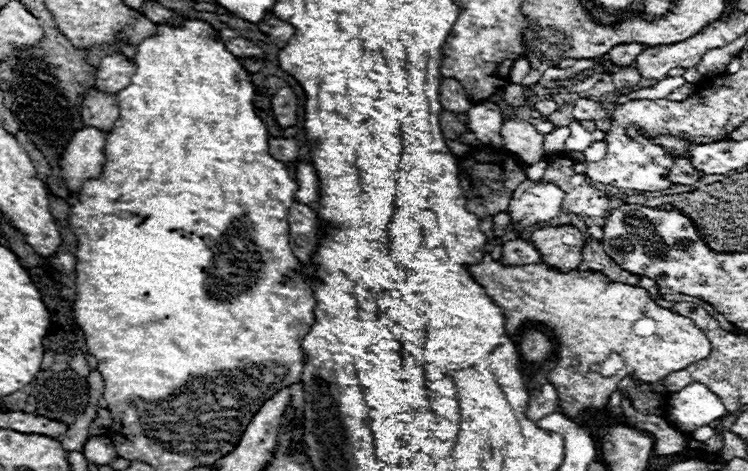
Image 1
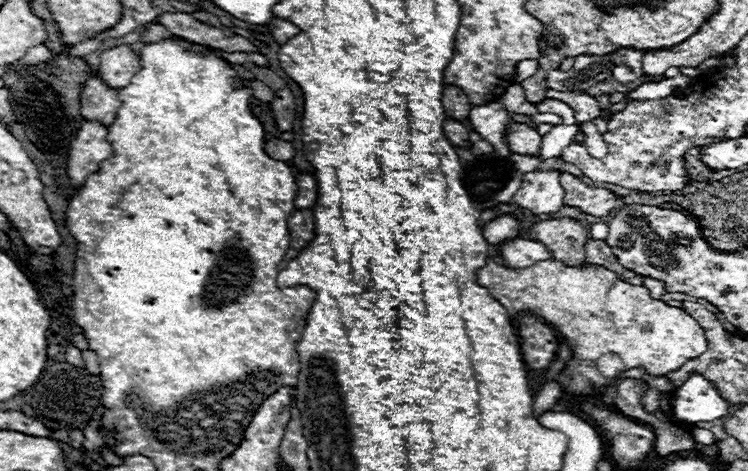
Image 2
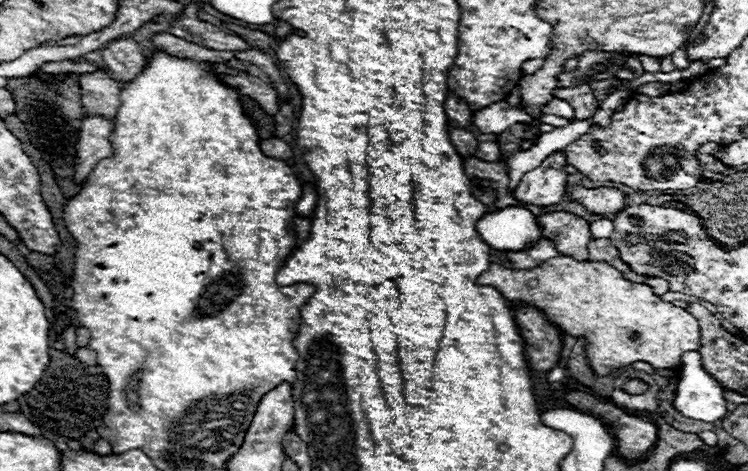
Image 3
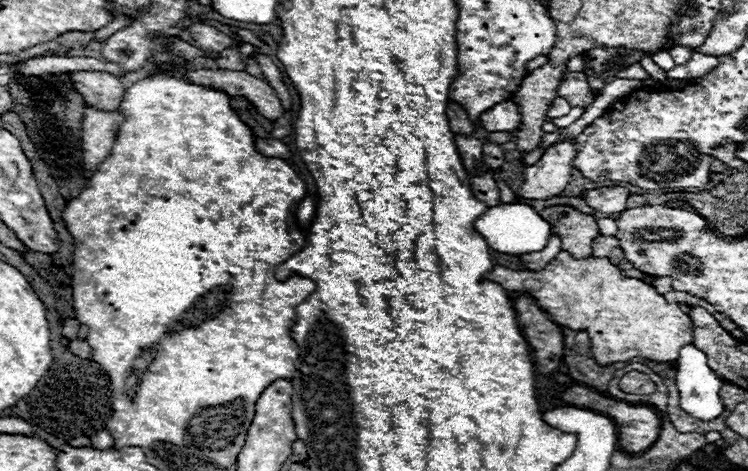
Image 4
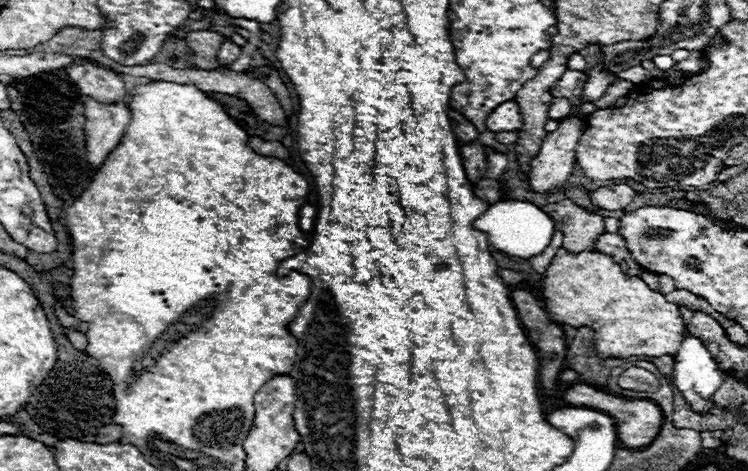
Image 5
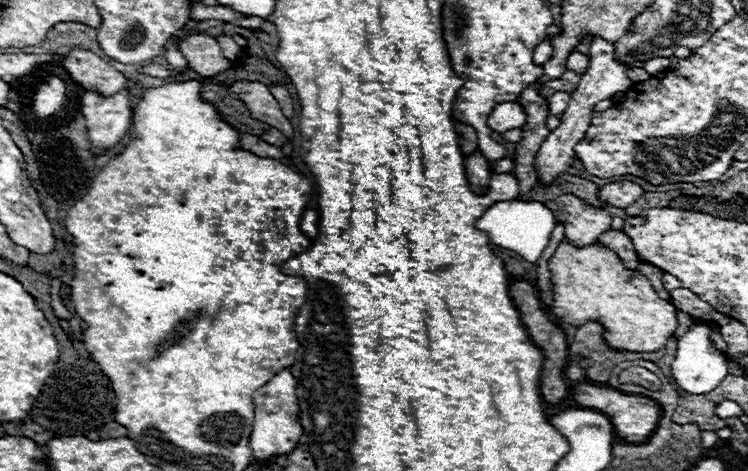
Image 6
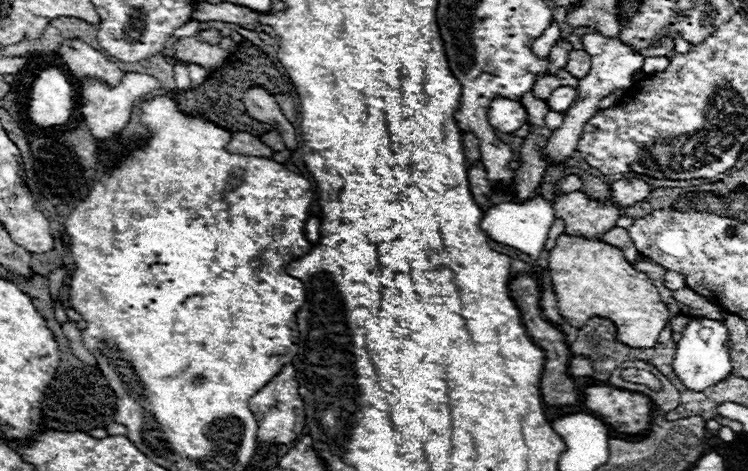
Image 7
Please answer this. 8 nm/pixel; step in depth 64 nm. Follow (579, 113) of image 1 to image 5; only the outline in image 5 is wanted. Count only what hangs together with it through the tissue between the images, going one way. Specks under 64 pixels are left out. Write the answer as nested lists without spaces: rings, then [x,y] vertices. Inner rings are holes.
[[[566,70],[564,76],[552,86],[552,96],[564,96],[568,98],[572,104],[576,104],[580,100],[580,94],[582,94],[582,84],[586,80],[586,74],[584,72],[578,72],[578,70]]]

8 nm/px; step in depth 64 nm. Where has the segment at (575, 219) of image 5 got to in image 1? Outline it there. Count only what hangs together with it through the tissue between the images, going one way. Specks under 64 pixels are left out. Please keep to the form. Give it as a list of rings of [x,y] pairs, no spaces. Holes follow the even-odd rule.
[[[572,224],[538,228],[532,232],[530,240],[538,246],[544,262],[554,268],[568,272],[578,268],[582,262],[582,248],[586,240],[582,232]]]

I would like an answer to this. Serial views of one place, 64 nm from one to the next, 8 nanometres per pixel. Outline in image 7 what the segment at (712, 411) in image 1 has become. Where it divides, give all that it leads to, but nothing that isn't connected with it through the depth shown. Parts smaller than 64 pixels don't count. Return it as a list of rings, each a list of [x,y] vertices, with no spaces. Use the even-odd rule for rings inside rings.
[[[690,318],[682,338],[676,348],[676,358],[674,358],[674,372],[676,376],[684,382],[686,388],[690,390],[704,390],[708,386],[718,384],[732,372],[732,360],[730,360],[730,348],[726,346],[730,342],[728,328],[724,322],[710,320],[710,318]]]

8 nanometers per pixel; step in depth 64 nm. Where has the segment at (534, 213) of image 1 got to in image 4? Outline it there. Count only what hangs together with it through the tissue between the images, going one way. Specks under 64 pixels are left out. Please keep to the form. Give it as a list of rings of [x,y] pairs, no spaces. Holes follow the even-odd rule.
[[[564,140],[548,146],[542,158],[524,170],[524,184],[520,194],[524,198],[546,200],[558,196],[572,176],[572,160],[576,156],[574,140]]]

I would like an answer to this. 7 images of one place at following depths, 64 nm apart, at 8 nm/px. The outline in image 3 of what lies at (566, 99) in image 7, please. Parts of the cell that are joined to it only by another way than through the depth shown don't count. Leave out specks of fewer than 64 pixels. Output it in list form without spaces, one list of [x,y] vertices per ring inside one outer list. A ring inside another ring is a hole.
[[[554,98],[554,100],[550,100],[550,104],[544,106],[544,114],[554,114],[554,116],[562,116],[562,118],[572,118],[572,116],[574,116],[574,110],[572,110],[572,106],[570,106],[566,100]]]

